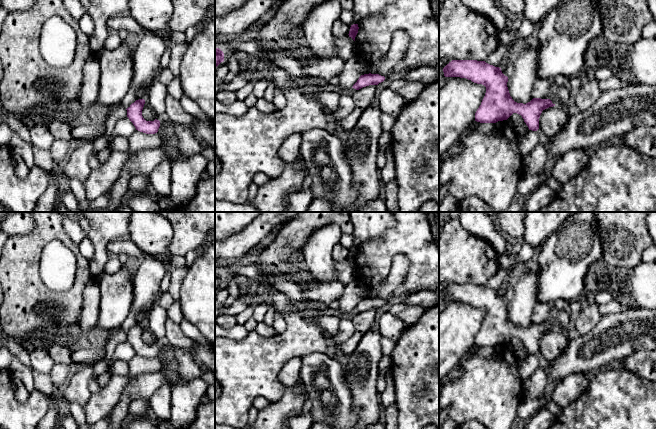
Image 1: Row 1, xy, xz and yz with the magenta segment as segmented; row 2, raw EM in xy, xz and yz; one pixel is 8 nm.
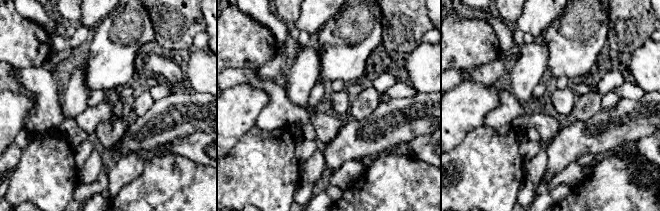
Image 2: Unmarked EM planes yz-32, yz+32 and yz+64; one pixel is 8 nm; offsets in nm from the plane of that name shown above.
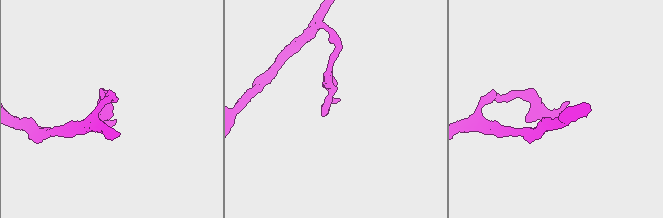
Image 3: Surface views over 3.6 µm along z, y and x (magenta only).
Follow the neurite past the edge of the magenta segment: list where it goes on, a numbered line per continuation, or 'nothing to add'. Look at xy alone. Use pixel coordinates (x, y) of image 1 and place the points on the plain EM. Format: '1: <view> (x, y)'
nothing to add

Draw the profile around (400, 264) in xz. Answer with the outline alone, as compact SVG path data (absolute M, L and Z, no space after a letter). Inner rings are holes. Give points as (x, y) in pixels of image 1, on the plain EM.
M397 254L393 258L390 272L386 279L374 288L376 298L385 300L390 297L393 292L403 285L404 279L409 269L409 259L404 254Z

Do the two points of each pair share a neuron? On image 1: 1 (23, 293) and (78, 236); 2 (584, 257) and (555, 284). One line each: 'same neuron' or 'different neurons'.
1: different neurons
2: same neuron

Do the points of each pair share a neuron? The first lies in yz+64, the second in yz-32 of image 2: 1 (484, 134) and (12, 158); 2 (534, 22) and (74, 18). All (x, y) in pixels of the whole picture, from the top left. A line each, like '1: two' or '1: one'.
1: two
2: two

